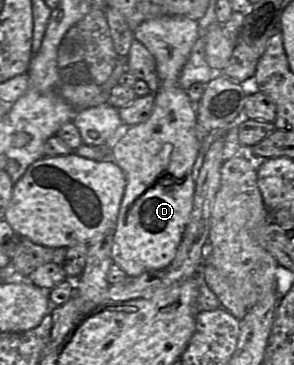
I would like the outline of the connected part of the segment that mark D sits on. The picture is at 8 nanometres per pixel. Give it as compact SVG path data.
M164 16L146 20L134 31L134 37L155 58L159 89L155 93L150 118L144 123L130 126L112 150L113 161L123 170L127 181L115 226L112 260L129 277L138 276L145 271L163 269L173 261L193 208L196 188L193 167L200 152L200 141L197 138L196 106L189 99L186 90L181 88L179 77L200 36L199 22L184 16Z

